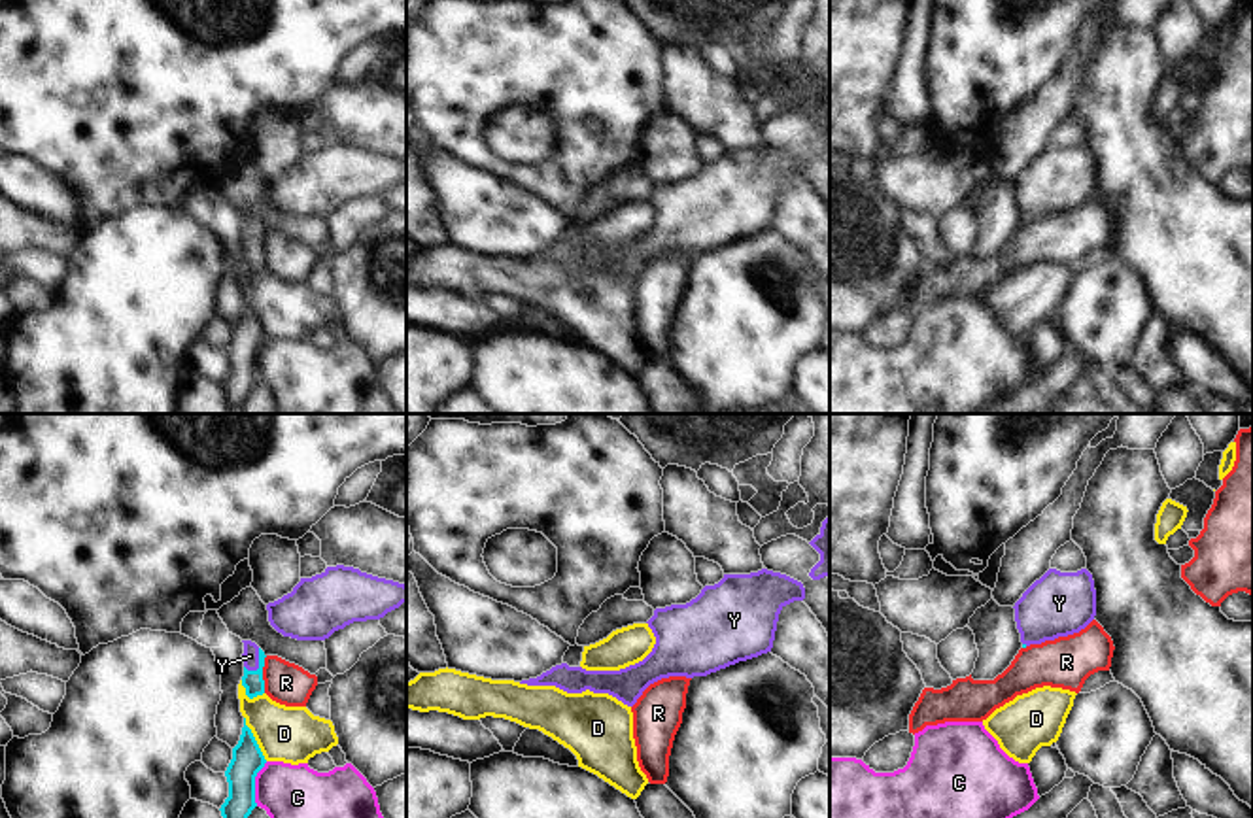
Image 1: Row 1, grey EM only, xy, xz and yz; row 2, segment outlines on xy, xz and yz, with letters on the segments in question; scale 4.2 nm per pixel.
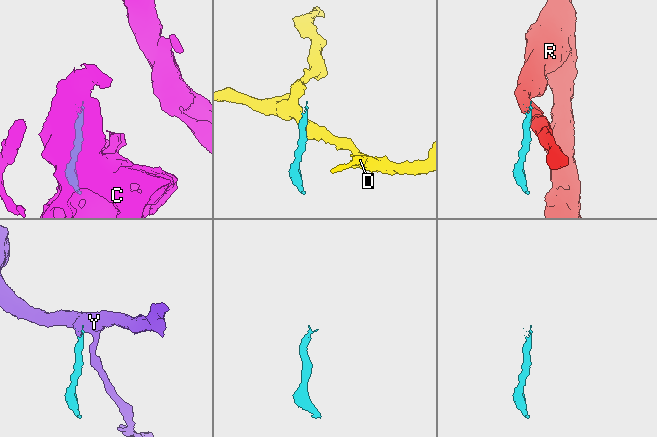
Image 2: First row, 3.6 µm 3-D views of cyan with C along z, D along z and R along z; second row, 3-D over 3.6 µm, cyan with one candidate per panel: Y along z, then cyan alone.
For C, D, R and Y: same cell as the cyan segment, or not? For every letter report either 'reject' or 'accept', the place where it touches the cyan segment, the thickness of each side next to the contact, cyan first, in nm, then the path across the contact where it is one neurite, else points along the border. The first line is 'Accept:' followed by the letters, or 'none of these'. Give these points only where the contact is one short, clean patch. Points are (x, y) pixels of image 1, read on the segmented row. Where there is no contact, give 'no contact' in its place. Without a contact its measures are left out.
Accept: Y
C: reject; contact xy (254, 784); calibres 140 and 240 nm; border xy (267, 762), (256, 777), (256, 805)
D: reject; contact xy (254, 739); calibres 140 and 240 nm; border xy (244, 716), (267, 760)
R: reject; contact xy (261, 675); calibres 90 and 180 nm; border xy (267, 656), (263, 692)
Y: accept; contact xy (259, 664); calibres 90 and 70 nm; way xy (252, 681), (252, 673), (259, 664), (250, 656)

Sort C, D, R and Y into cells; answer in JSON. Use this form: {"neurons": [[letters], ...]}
{"neurons": [["C"], ["D"], ["R"], ["Y"]]}

